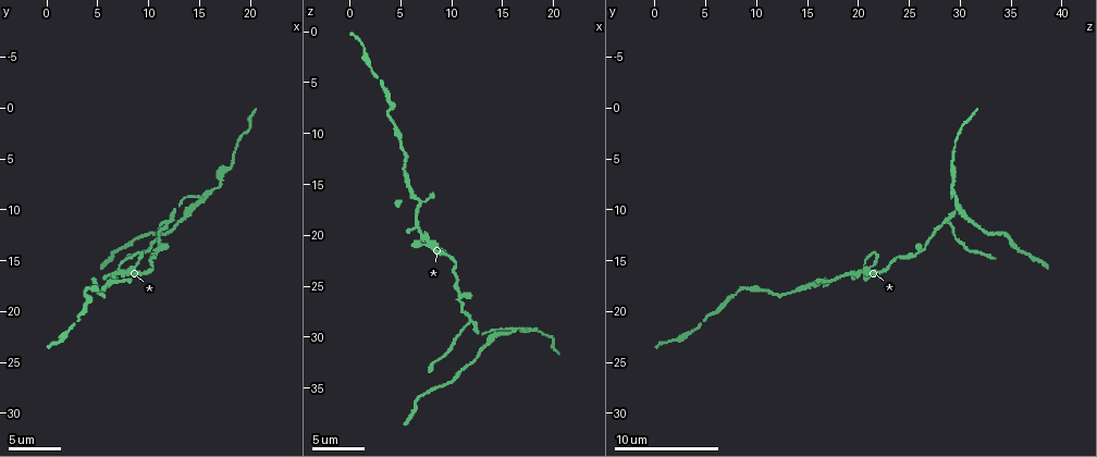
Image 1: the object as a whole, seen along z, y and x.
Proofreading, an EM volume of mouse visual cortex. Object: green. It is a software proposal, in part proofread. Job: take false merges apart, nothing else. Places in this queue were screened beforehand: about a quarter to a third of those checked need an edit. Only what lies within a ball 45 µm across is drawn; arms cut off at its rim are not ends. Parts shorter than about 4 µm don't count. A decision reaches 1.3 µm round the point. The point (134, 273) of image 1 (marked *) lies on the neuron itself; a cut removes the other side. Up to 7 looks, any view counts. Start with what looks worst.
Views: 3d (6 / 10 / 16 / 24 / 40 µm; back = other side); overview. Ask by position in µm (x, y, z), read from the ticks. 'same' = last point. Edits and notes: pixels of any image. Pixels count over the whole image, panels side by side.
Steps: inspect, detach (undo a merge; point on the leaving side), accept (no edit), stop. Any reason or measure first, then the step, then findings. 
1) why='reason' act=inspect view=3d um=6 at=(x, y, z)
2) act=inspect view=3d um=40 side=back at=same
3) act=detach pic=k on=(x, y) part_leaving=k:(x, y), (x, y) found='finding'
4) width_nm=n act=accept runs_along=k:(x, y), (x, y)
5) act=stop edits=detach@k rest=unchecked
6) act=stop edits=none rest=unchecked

why='branch point' act=inspect view=3d um=10 at=(12.0, 11.0, 28.6)

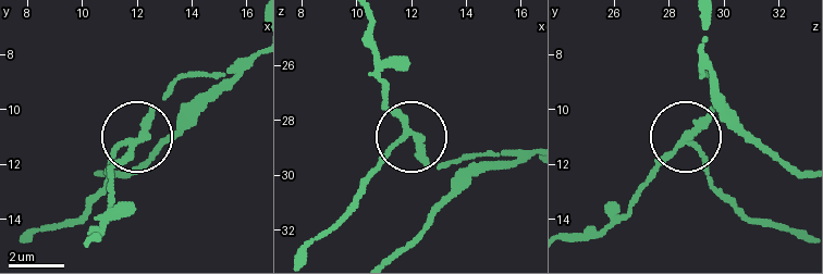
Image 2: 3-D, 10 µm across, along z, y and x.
act=inspect view=3d um=6 at=(11.7, 11.2, 28.5)

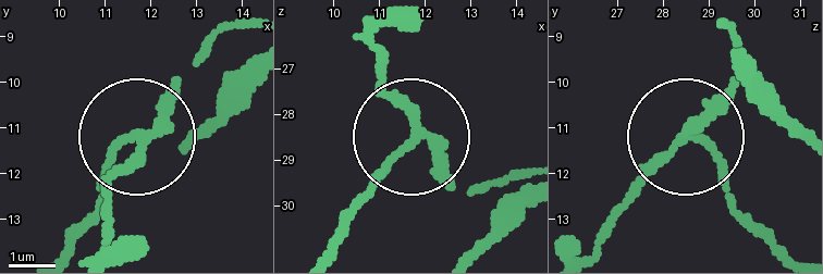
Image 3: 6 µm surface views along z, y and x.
side_arm_um=8 arms=3 act=detach pic=3 on=(382, 176) found='two neurons meet here'

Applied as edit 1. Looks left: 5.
act=inspect view=overview

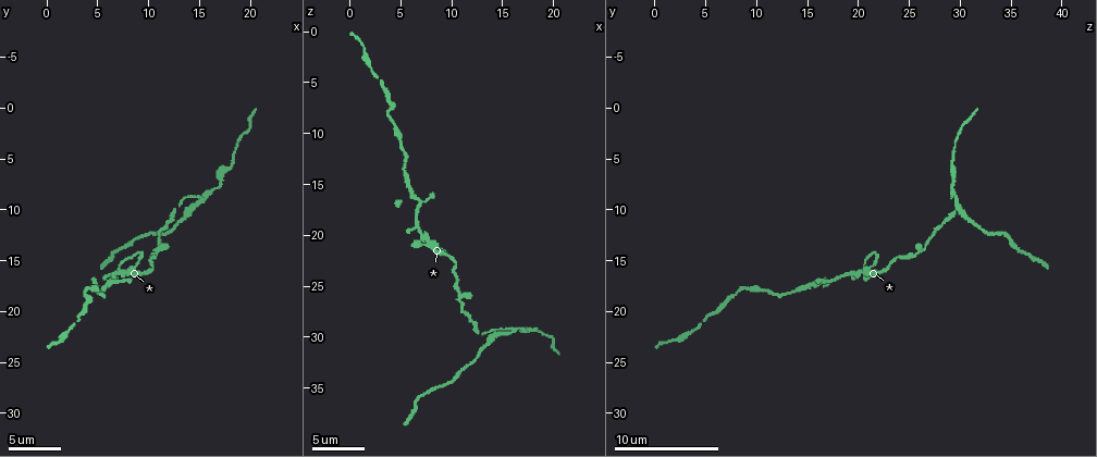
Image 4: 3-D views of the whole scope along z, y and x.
why='small branch off a trunk' act=inspect view=3d um=10 at=(7.0, 16.2, 19.6)

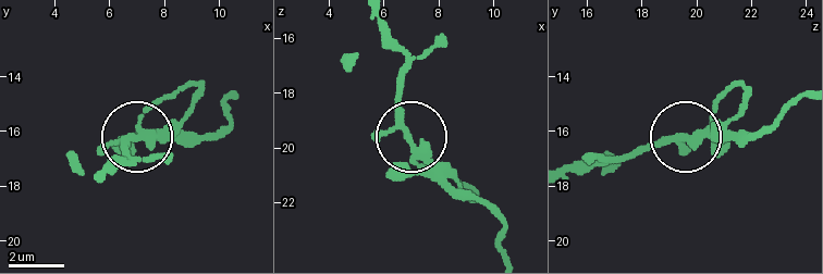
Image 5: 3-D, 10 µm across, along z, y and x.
act=inspect view=3d um=6 at=(6.9, 16.3, 19.6)

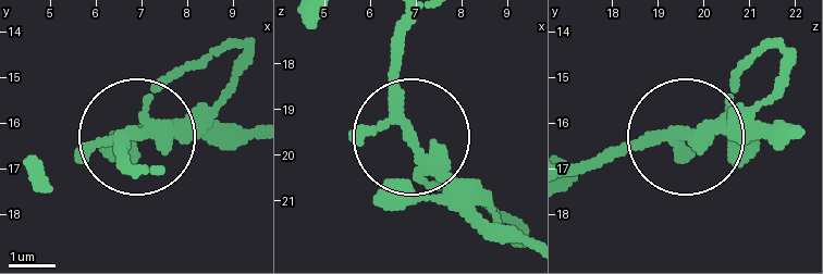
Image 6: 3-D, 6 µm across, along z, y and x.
act=accept runs_along=6:(209, 135), (132, 135), (120, 158) found='one neuron here'

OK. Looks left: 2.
why='a narrow waist' act=inspect view=3d um=6 at=(16.8, 7.8, 29.0)

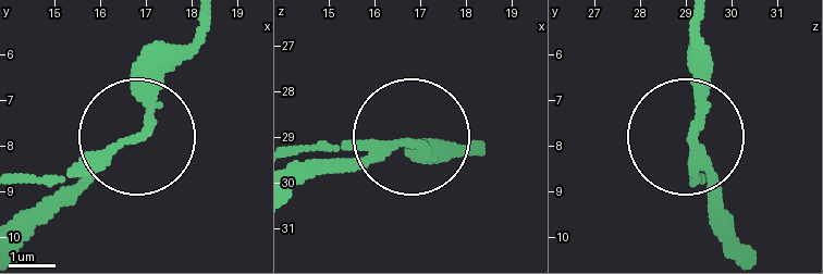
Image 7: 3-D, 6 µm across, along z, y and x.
act=inspect view=3d um=6 side=back at=(16.85, 7.70, 29.20)

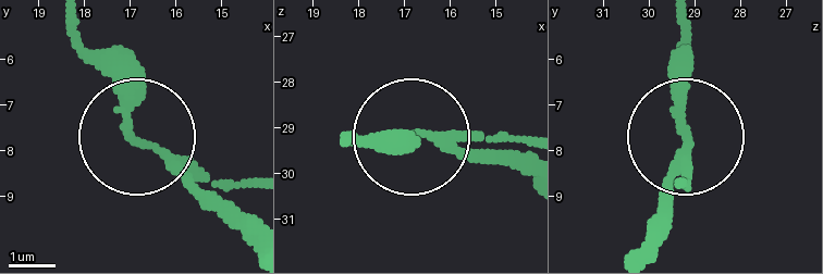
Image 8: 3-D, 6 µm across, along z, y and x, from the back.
width_nm=200 act=detach pic=8 on=(231, 202) found='two neurons meet here'

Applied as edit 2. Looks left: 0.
act=stop edits=detach@3,detach@8 rest=unchecked

